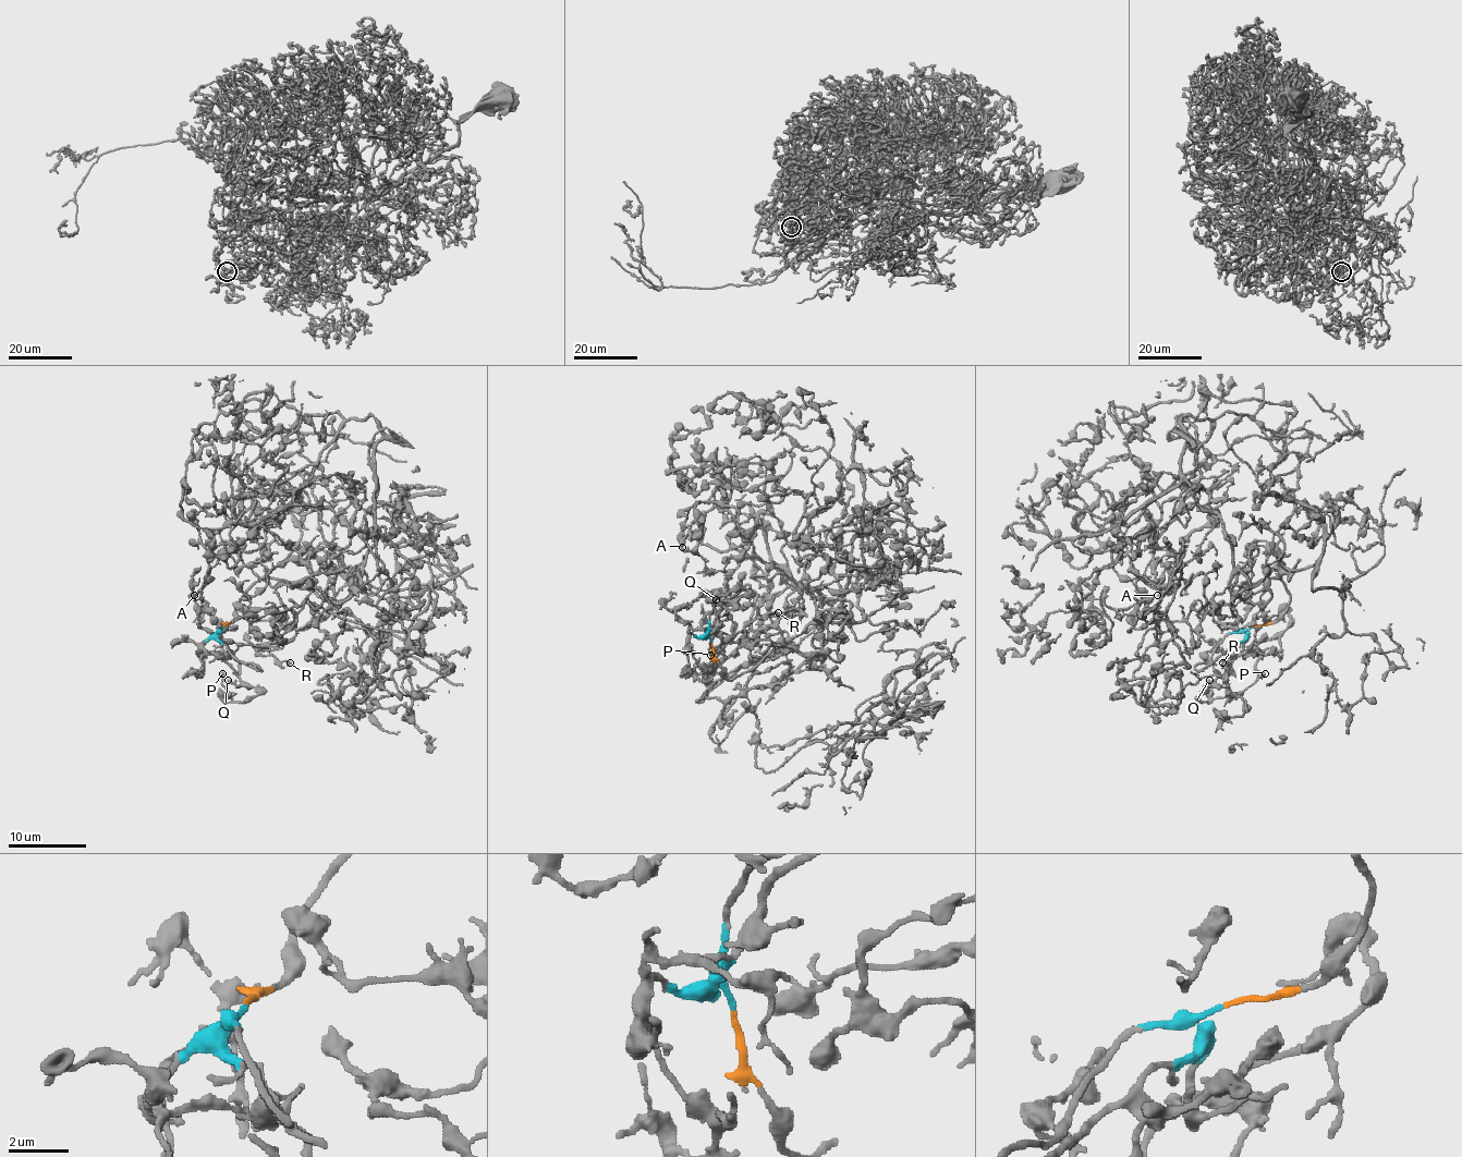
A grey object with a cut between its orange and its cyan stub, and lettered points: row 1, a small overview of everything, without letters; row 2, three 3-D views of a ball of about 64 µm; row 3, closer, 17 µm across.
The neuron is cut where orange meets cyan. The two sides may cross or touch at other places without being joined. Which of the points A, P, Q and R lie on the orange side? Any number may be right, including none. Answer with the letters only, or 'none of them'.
A, R

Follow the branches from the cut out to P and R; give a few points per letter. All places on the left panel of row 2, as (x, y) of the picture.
P: (222, 628), (218, 637), (255, 695), (224, 699), (222, 672)
R: (222, 628), (260, 580), (323, 597), (334, 548), (354, 589), (280, 647), (257, 653), (290, 662)

